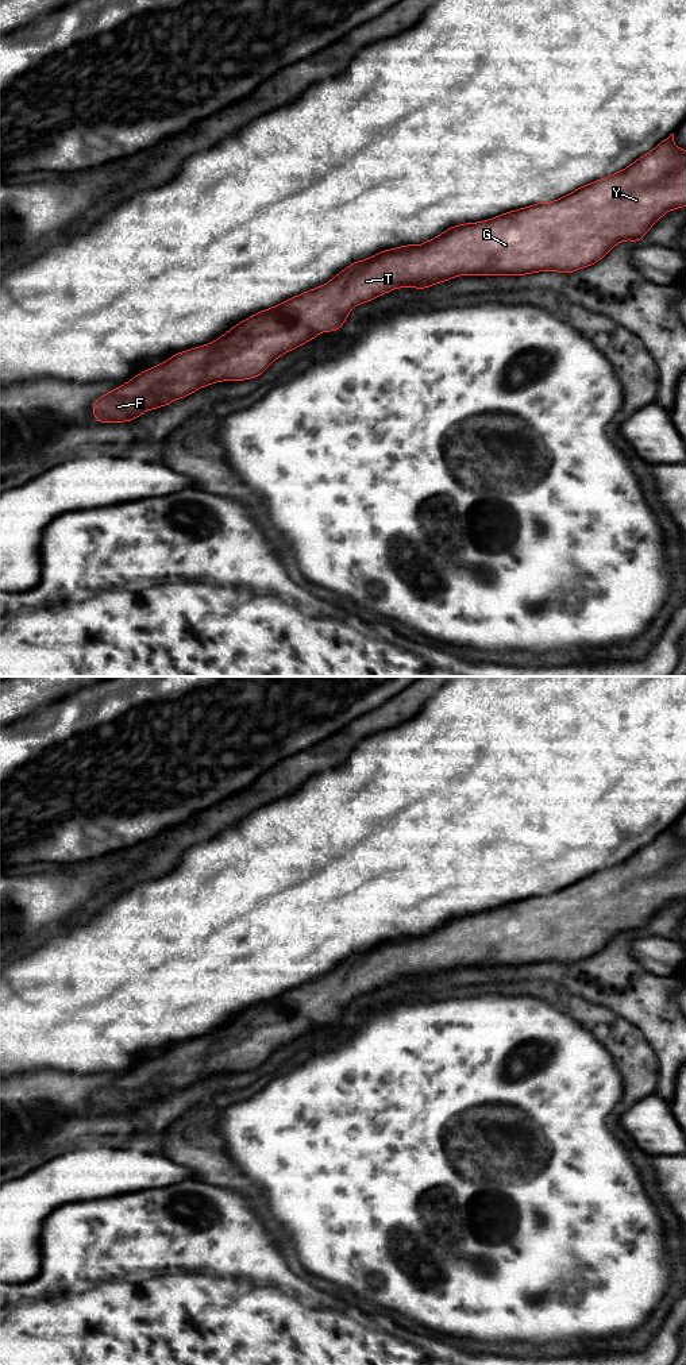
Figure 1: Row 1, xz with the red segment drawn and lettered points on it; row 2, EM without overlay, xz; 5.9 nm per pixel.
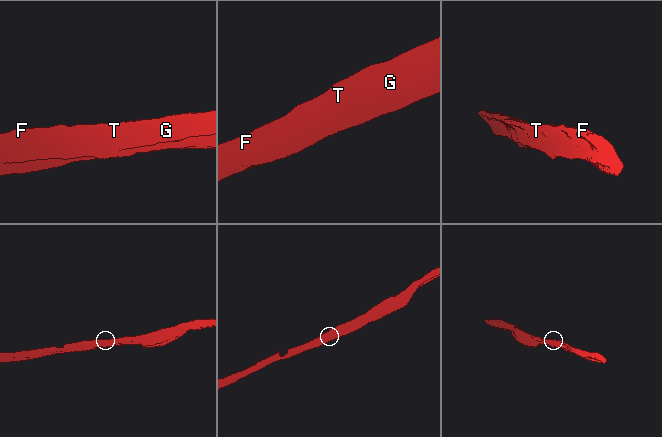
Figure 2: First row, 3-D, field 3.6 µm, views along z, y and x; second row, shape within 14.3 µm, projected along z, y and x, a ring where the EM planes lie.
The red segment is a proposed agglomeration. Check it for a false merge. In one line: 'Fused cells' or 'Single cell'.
Single cell

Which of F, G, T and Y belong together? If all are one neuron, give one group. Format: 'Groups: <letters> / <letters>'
Groups: F G T Y

